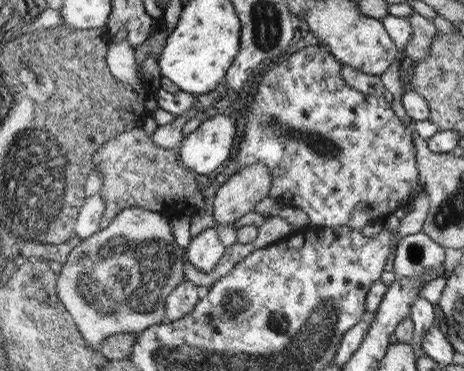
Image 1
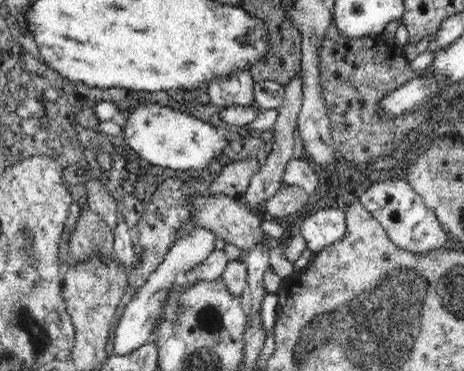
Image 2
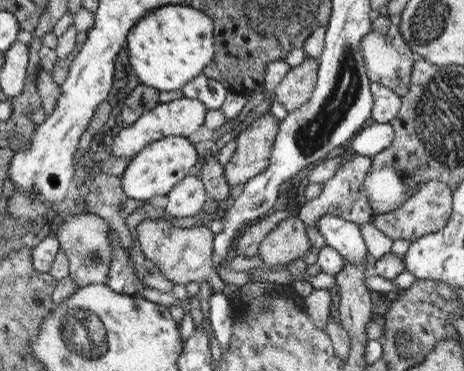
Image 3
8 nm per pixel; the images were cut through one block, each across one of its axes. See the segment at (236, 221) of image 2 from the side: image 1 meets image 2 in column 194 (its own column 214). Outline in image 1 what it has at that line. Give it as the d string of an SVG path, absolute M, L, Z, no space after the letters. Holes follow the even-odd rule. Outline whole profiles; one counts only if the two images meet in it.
M251 164L239 168L213 196L215 224L227 226L239 220L243 214L253 212L255 204L265 200L271 190L271 172L263 164Z

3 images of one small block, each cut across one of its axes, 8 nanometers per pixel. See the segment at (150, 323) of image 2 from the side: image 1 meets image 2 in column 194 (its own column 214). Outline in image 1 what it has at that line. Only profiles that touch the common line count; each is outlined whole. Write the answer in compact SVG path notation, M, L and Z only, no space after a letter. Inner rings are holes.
M205 228L201 234L191 238L185 254L189 262L201 270L201 272L211 272L215 264L221 260L225 248L217 238L217 232L213 228Z

